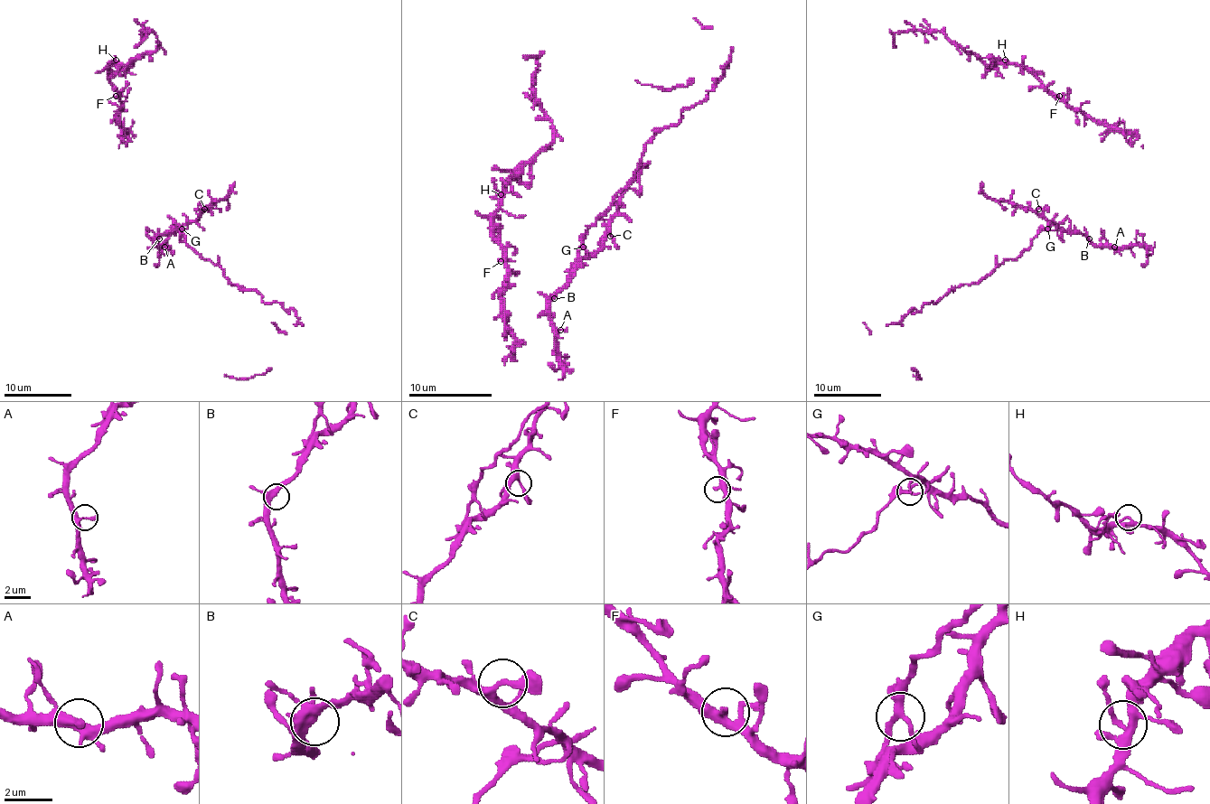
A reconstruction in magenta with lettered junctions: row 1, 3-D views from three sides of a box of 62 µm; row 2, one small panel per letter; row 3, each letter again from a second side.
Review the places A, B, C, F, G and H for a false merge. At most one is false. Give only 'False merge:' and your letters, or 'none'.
False merge: G

